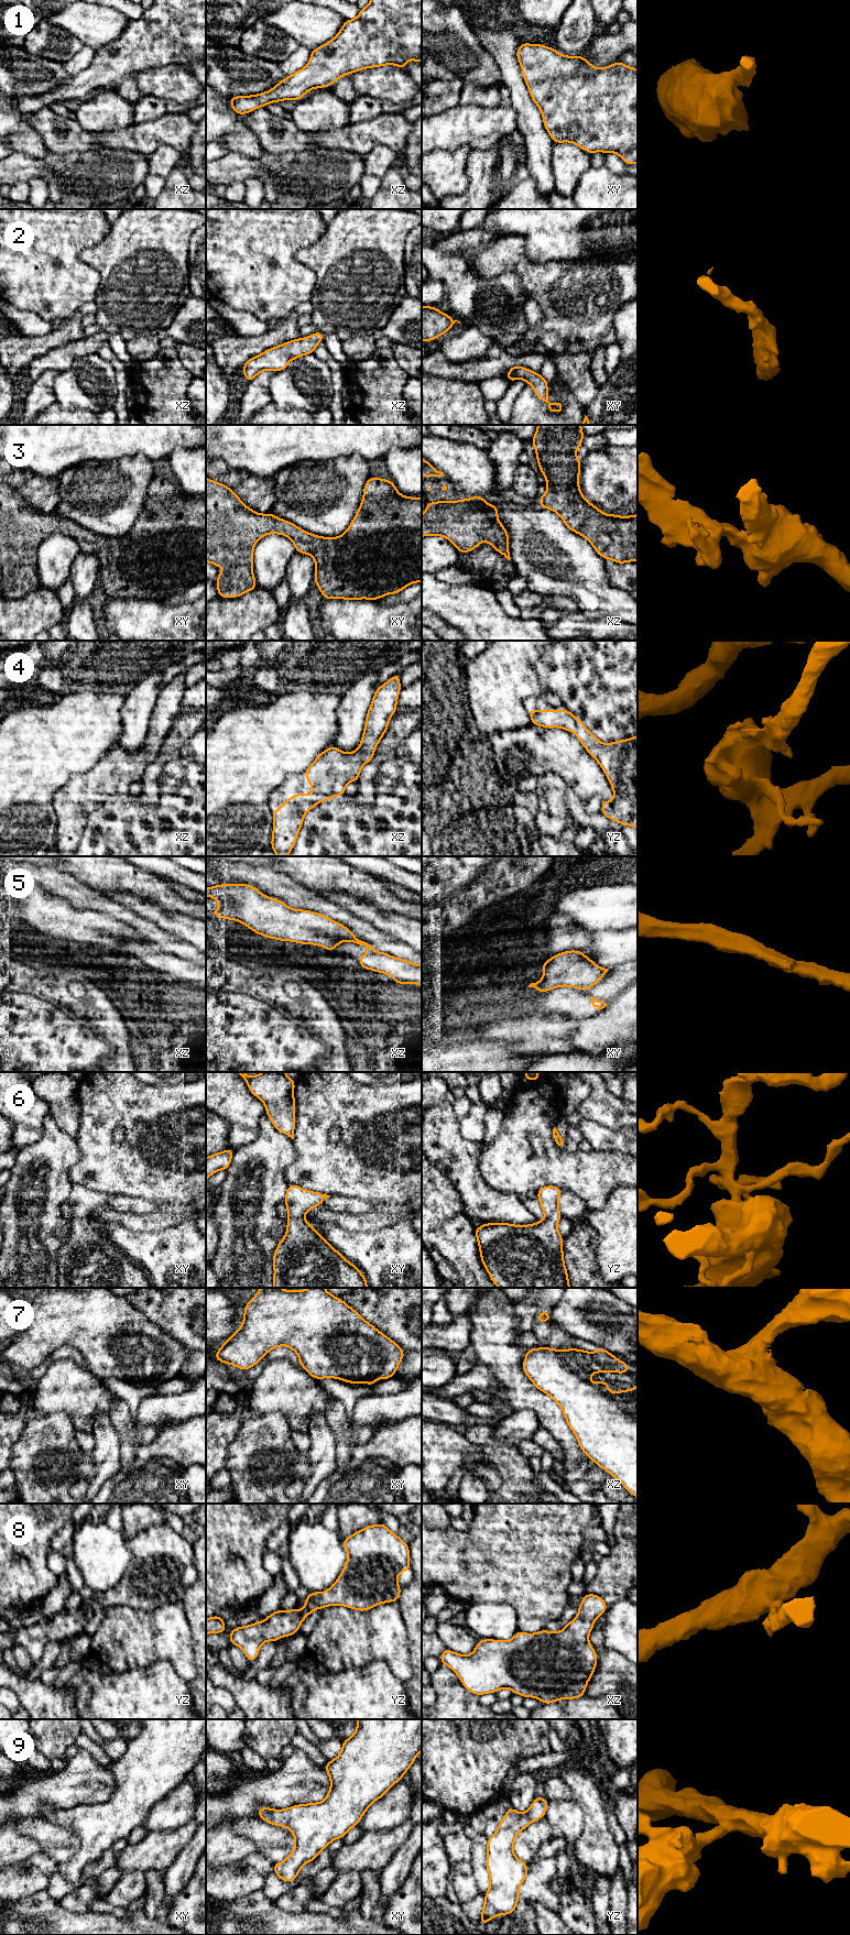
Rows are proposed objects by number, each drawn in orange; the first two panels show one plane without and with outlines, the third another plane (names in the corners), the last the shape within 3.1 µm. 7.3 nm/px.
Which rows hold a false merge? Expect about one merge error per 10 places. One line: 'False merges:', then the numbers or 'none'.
False merges: 5

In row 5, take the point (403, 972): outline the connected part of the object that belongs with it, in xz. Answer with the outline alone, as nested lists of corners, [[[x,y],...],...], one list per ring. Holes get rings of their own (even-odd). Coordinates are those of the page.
[[[366,947],[368,952],[357,959],[361,968],[390,974],[396,984],[415,983],[422,987],[422,965]]]

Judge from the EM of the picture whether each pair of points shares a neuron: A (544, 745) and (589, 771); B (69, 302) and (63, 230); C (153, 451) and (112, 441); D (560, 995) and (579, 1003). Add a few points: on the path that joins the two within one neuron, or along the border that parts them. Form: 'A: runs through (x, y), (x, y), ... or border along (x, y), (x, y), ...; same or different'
A: runs through (555, 750), (565, 755), (578, 768); same
B: runs through (63, 284), (63, 248); same
C: runs through (143, 441), (122, 441); same
D: runs through (565, 999), (575, 1003); same

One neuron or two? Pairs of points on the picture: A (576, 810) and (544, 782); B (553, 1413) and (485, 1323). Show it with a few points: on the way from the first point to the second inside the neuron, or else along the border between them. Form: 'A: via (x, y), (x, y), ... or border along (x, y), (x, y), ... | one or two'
A: via (573, 800), (570, 795), (558, 783), (554, 782) | one
B: via (530, 1395), (508, 1373), (504, 1356), (497, 1346) | one

